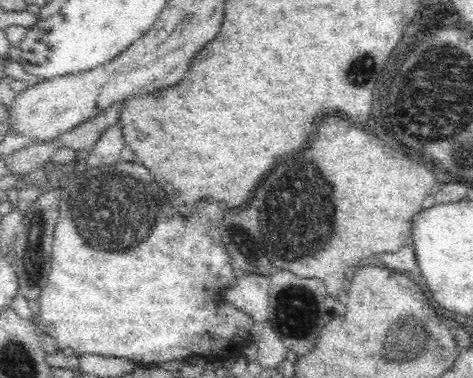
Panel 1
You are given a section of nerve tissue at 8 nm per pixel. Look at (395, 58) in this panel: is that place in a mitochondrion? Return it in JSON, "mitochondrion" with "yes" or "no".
{"mitochondrion":"yes"}

